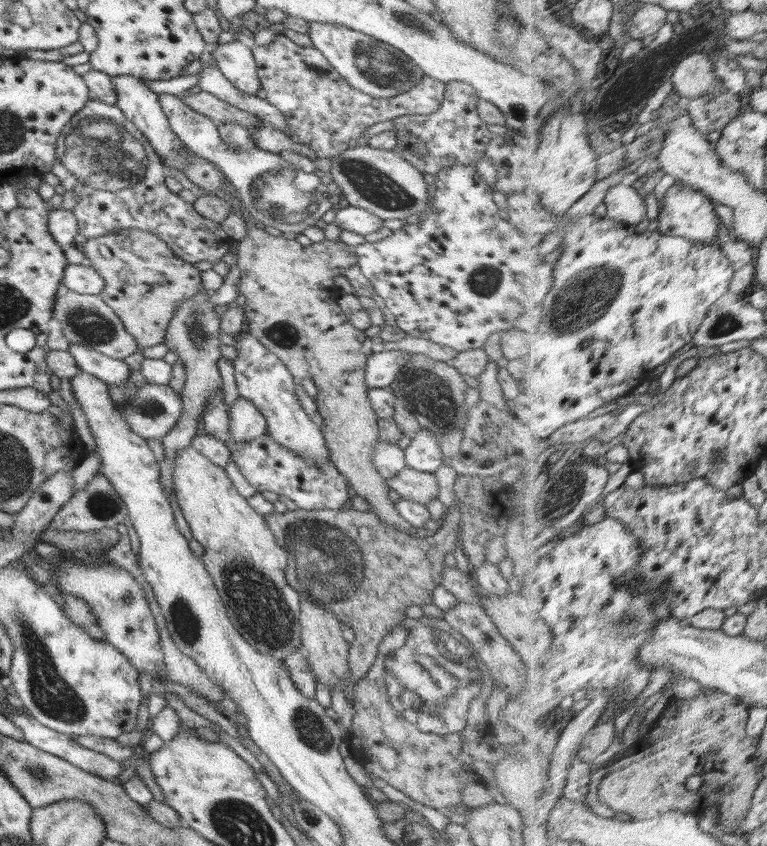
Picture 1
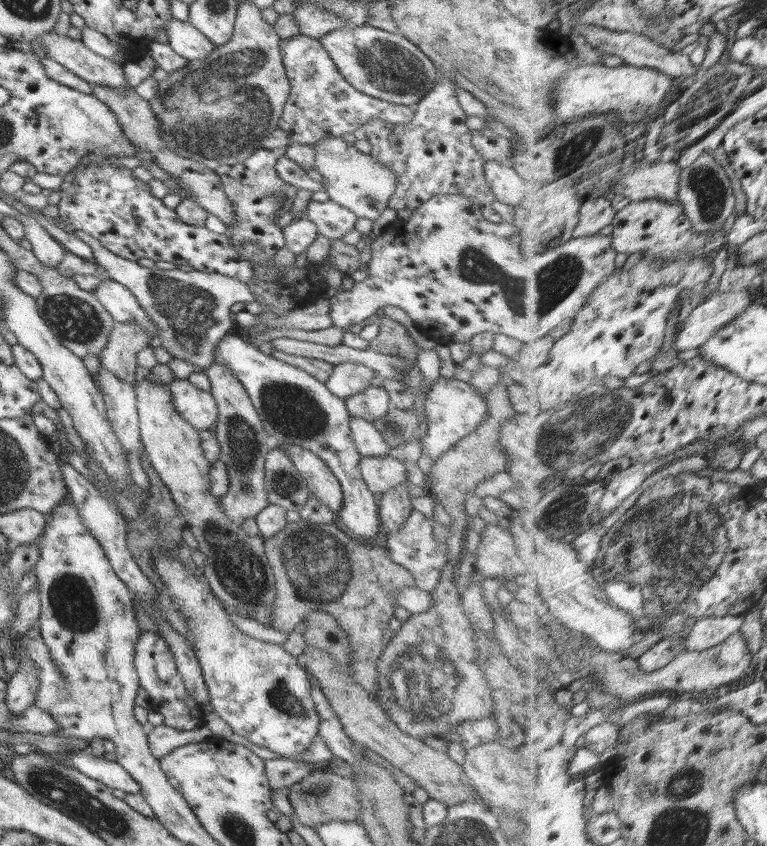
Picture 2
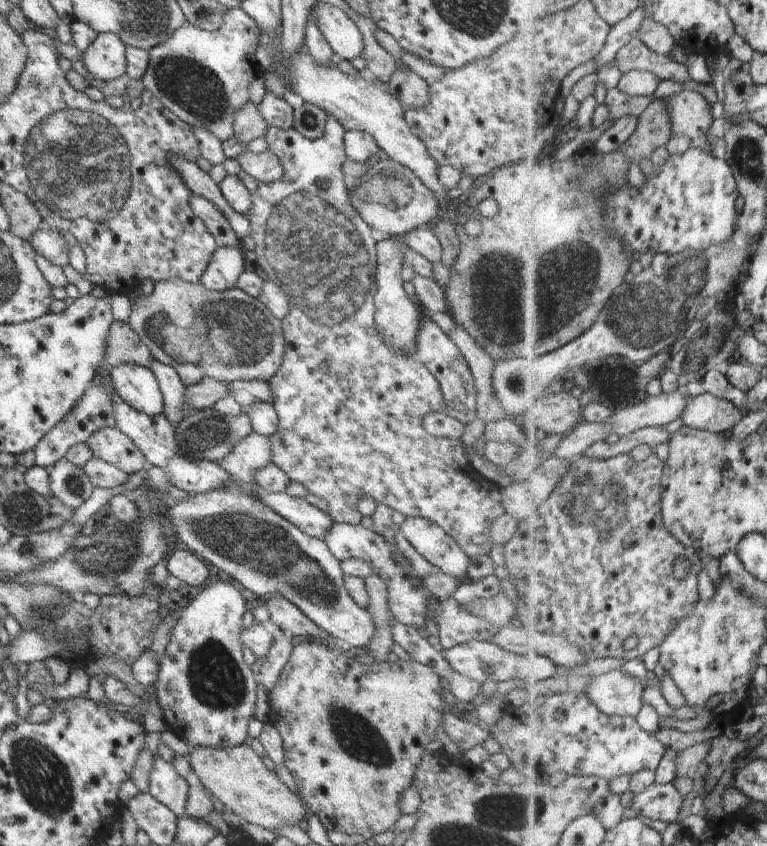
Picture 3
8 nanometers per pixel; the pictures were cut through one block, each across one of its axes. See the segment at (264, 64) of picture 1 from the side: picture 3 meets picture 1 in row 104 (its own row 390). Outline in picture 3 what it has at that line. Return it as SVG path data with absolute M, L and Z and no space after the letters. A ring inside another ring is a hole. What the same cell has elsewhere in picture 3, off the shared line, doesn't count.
M330 113L327 114L324 136L314 140L306 138L304 135L295 134L290 130L268 127L267 135L265 136L268 144L267 150L283 166L283 177L277 181L267 183L257 181L246 171L240 169L241 166L236 160L226 160L228 175L236 175L242 180L246 188L250 191L253 204L246 215L251 224L251 233L249 236L254 240L256 248L255 251L244 250L243 256L247 268L258 272L258 275L265 281L267 280L268 282L276 283L276 286L281 286L291 302L291 311L281 320L281 327L283 328L285 338L283 361L276 374L273 374L267 380L267 383L275 394L275 399L272 404L279 418L277 431L272 436L269 436L272 464L281 468L292 482L294 480L300 482L300 484L304 484L309 492L320 496L320 498L324 498L329 506L327 513L335 523L360 525L360 520L362 520L363 516L357 509L357 500L361 496L367 496L375 500L376 504L385 504L392 510L398 510L405 517L422 517L435 522L440 528L444 529L444 532L448 536L451 536L459 544L459 547L469 557L476 555L496 556L489 530L494 520L505 513L499 491L500 487L475 471L472 465L466 461L461 446L461 439L452 440L444 437L435 437L426 432L426 429L423 427L422 416L434 411L442 413L445 409L444 397L438 381L410 353L395 349L392 345L384 342L383 336L376 326L374 299L376 298L377 289L377 243L372 239L373 228L362 220L362 217L352 206L350 198L348 198L347 186L344 182L345 175L342 173L342 164L344 164L347 158L343 141L345 131L340 121Z

